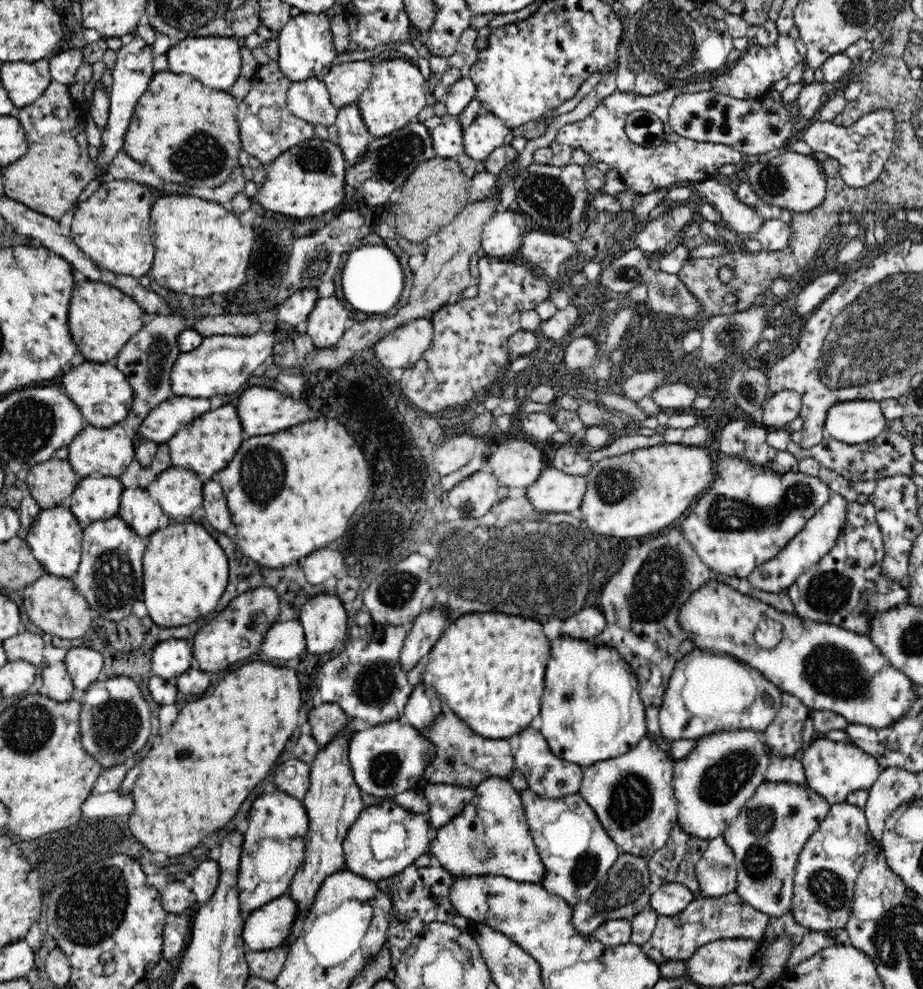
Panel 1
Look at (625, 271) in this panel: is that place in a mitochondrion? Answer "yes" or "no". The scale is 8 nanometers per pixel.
yes

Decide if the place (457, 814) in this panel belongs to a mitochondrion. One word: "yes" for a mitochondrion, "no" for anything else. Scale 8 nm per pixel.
no

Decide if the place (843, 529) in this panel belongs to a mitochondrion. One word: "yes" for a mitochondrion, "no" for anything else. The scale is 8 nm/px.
no

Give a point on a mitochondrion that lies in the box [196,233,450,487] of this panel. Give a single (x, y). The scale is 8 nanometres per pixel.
(317, 264)

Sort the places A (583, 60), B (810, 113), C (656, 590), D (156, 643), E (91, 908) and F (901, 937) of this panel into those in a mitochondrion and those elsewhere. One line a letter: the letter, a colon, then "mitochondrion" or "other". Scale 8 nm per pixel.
A: other
B: other
C: mitochondrion
D: other
E: mitochondrion
F: mitochondrion

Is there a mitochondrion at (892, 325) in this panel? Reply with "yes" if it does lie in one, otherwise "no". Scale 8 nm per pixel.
yes

